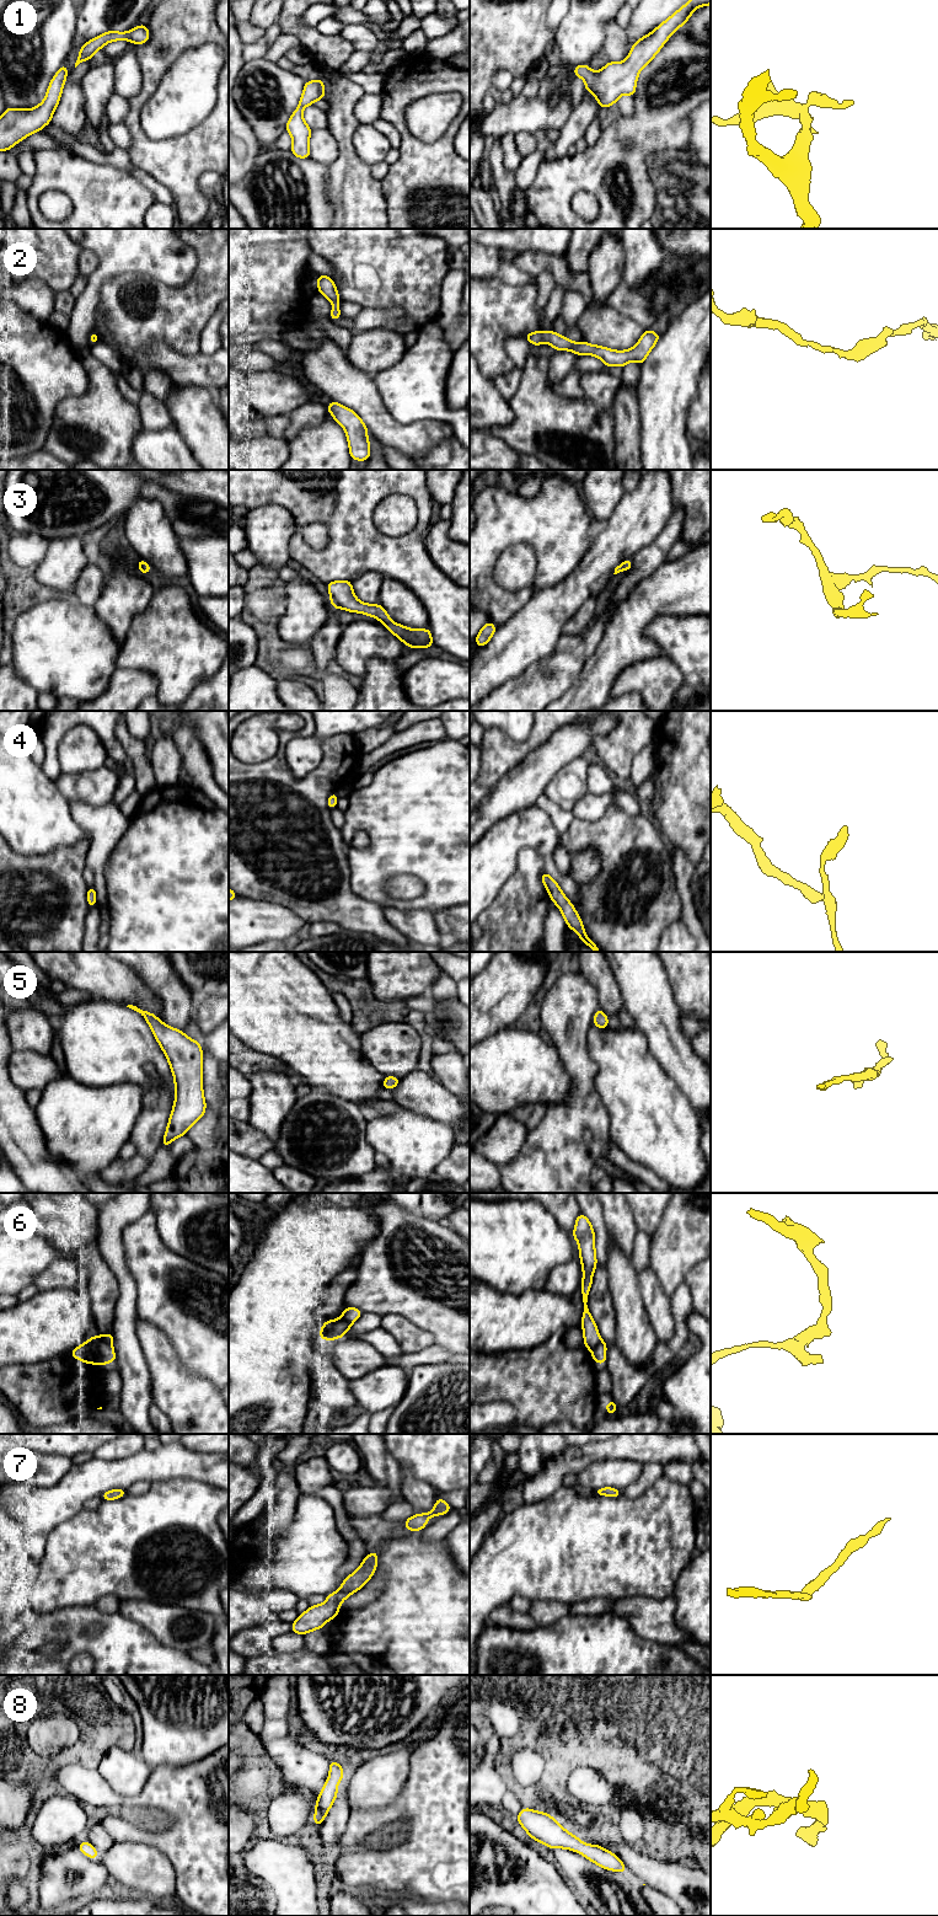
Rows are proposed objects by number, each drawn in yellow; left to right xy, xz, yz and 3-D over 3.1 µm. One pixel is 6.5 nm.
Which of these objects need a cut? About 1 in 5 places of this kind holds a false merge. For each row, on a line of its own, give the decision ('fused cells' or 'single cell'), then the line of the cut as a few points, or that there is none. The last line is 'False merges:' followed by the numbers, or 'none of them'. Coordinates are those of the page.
1: single cell; cut none
2: single cell; cut none
3: single cell; cut none
4: single cell; cut none
5: single cell; cut none
6: fused cells; cut xy (98, 1336), (111, 1345)
7: single cell; cut none
8: single cell; cut none
False merges: 6

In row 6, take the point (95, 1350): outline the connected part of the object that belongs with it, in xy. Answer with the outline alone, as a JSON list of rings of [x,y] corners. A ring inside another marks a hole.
[[[97,1336],[69,1353],[73,1358],[97,1366],[117,1361],[113,1347]]]

